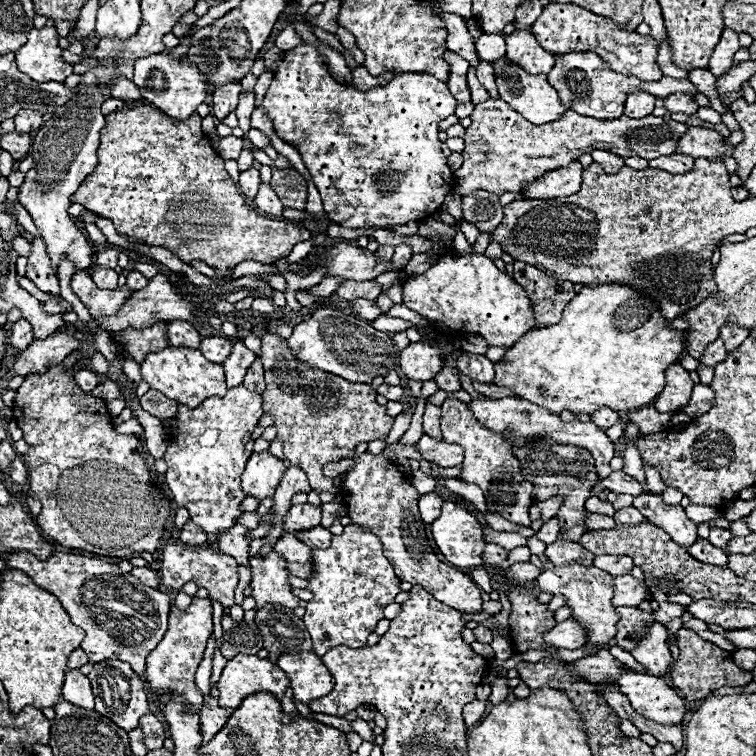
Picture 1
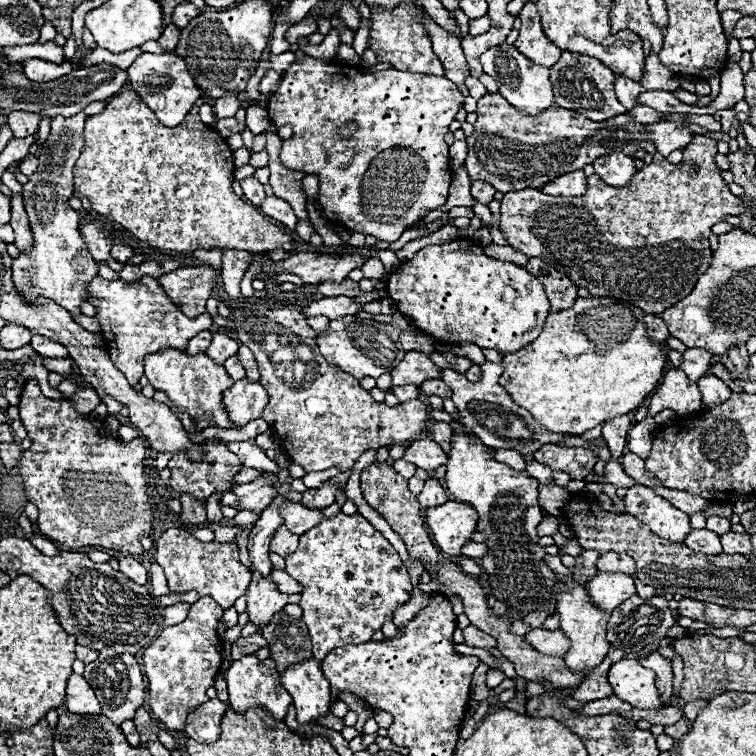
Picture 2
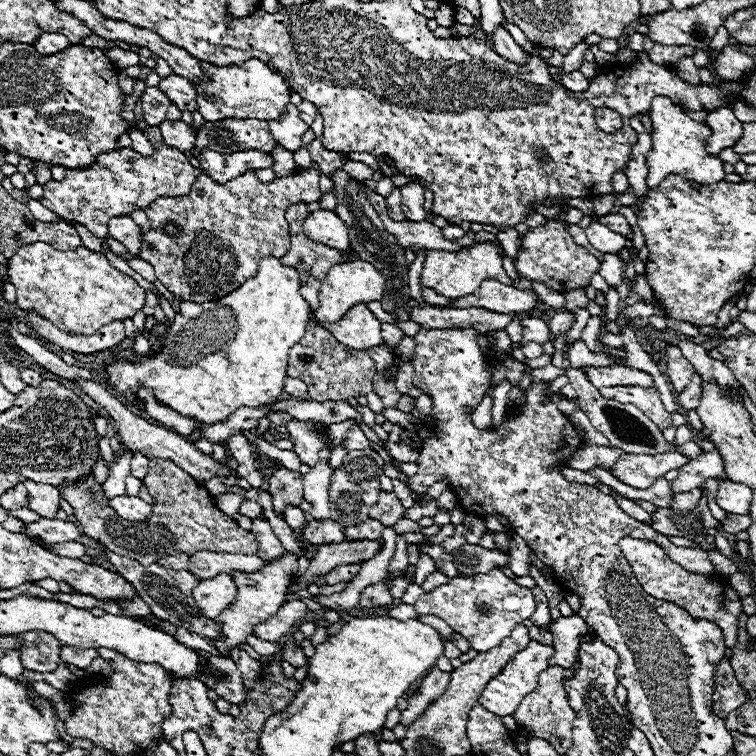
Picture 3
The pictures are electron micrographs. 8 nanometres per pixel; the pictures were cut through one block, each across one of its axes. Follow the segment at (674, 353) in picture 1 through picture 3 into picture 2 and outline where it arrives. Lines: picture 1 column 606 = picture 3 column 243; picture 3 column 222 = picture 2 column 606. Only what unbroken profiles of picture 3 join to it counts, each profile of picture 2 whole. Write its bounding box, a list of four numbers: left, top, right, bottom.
[500,296,666,436]

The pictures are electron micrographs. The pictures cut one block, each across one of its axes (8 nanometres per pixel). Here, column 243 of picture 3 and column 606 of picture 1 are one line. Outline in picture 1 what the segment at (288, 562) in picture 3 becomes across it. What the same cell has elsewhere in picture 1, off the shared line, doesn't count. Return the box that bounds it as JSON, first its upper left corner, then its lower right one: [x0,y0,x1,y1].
[538,564,618,648]

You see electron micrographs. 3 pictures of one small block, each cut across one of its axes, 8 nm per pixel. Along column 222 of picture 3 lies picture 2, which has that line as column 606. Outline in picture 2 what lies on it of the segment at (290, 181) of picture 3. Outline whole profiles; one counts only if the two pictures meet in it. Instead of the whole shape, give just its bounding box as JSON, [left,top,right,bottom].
[500,136,742,314]

